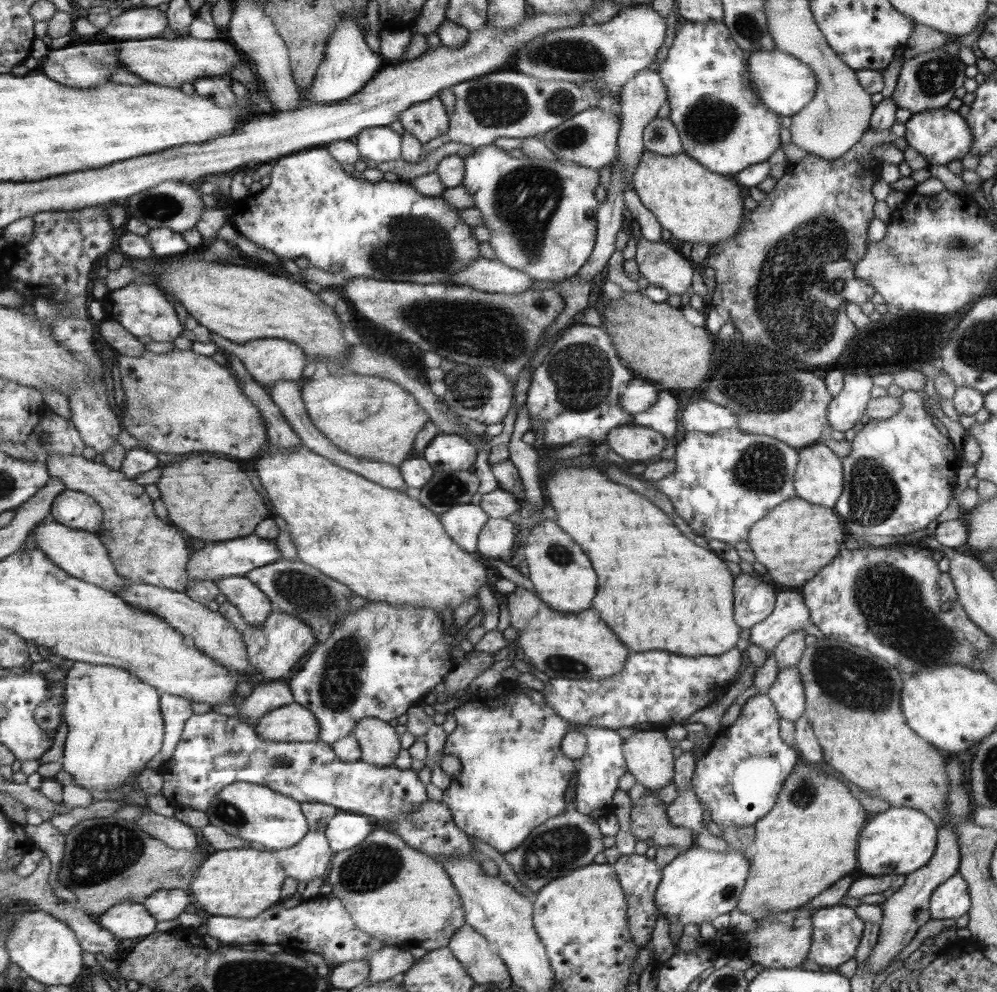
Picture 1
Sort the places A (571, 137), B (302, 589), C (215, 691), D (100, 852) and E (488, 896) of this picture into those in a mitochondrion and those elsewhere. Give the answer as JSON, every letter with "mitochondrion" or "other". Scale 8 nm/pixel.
{"A":"mitochondrion","B":"mitochondrion","C":"other","D":"mitochondrion","E":"other"}

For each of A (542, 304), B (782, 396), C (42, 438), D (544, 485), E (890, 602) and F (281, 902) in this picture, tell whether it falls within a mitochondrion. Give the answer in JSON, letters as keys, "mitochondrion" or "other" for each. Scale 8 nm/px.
{"A":"mitochondrion","B":"mitochondrion","C":"mitochondrion","D":"other","E":"mitochondrion","F":"other"}

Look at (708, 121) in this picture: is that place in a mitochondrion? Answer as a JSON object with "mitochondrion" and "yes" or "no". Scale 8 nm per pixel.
{"mitochondrion":"yes"}

